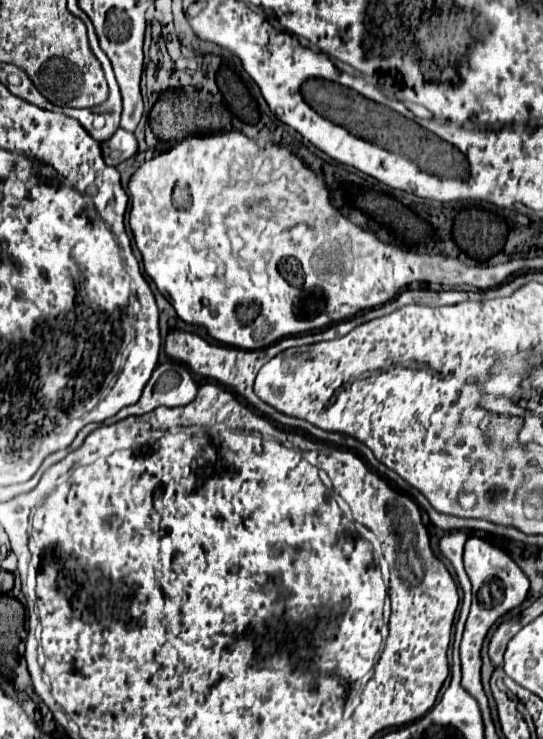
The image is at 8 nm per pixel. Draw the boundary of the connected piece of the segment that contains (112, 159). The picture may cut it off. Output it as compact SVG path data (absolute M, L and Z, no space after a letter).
M119 128L107 142L101 144L107 166L117 166L137 152L137 140L131 132Z

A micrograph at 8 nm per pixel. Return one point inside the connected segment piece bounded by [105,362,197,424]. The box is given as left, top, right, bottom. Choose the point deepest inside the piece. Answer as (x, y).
(171, 385)

